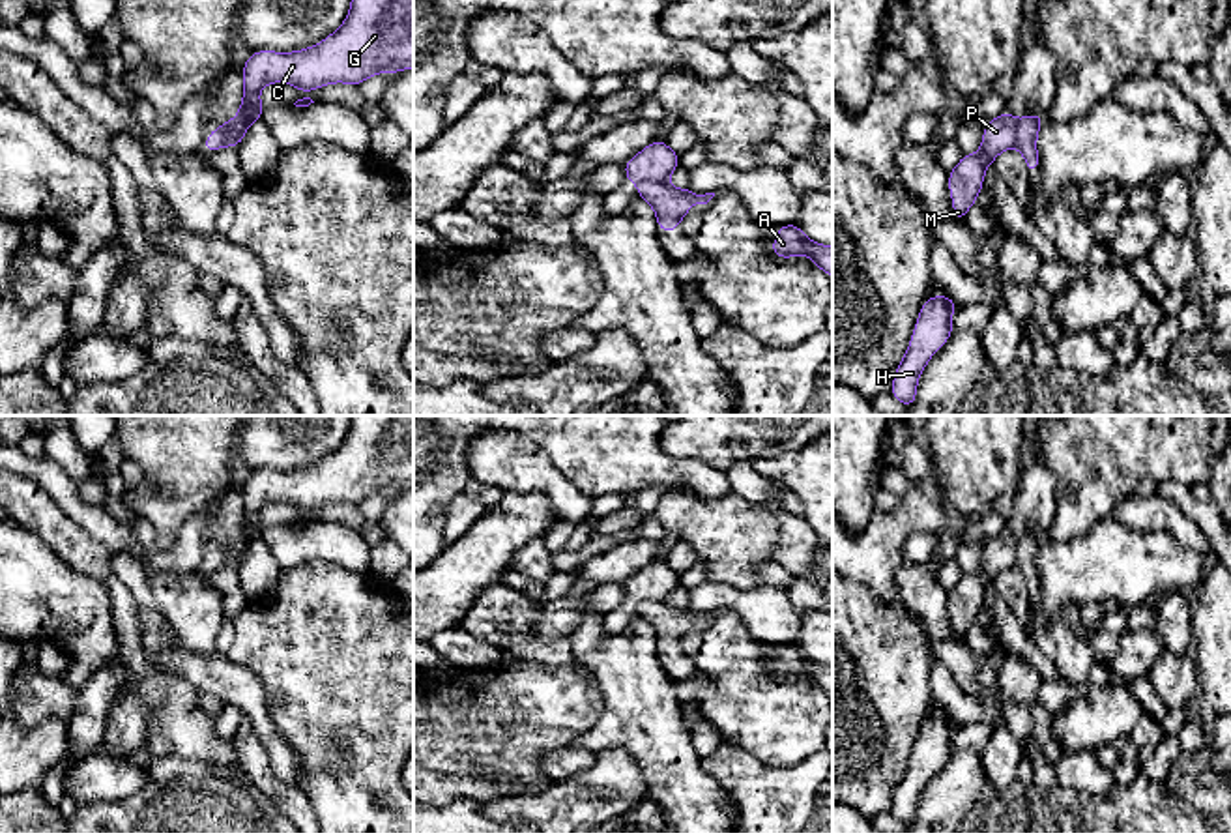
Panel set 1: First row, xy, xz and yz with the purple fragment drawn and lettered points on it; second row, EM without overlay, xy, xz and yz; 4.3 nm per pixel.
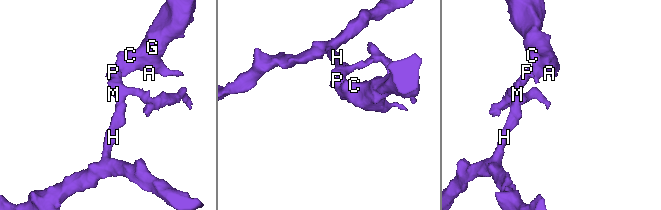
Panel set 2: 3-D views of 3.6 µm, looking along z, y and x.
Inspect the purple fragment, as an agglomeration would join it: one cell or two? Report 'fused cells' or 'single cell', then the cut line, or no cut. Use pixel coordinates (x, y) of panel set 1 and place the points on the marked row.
fused cells; cut xz (663, 180), (642, 180), (637, 184)

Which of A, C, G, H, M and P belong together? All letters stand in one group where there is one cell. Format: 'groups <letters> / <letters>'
groups A C G / H M P

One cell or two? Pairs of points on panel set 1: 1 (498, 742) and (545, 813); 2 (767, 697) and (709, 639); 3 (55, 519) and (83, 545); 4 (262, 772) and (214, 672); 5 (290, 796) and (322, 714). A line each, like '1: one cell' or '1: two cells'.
1: two cells
2: one cell
3: one cell
4: two cells
5: two cells

